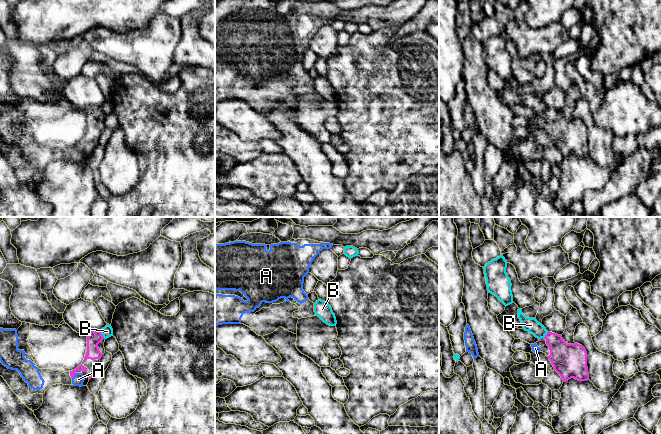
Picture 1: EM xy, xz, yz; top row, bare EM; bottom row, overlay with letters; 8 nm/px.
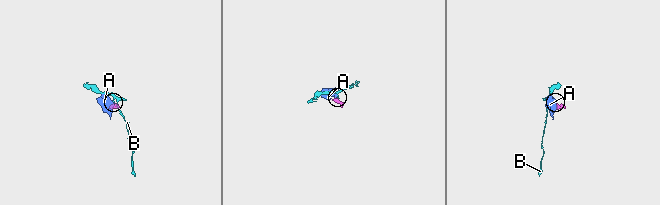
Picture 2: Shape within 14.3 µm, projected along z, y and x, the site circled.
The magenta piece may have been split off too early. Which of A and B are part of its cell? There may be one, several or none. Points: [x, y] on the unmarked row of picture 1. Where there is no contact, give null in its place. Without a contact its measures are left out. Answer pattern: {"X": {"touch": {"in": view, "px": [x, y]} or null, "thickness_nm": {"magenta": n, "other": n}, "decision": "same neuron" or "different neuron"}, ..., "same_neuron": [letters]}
{"A": {"touch": {"in": "xy", "px": [74, 151]}, "thickness_nm": {"magenta": 50, "other": 90}, "decision": "same neuron"}, "B": {"touch": {"in": "xy", "px": [101, 110]}, "thickness_nm": {"magenta": 110, "other": 90}, "decision": "different neuron"}, "same_neuron": ["A"]}

